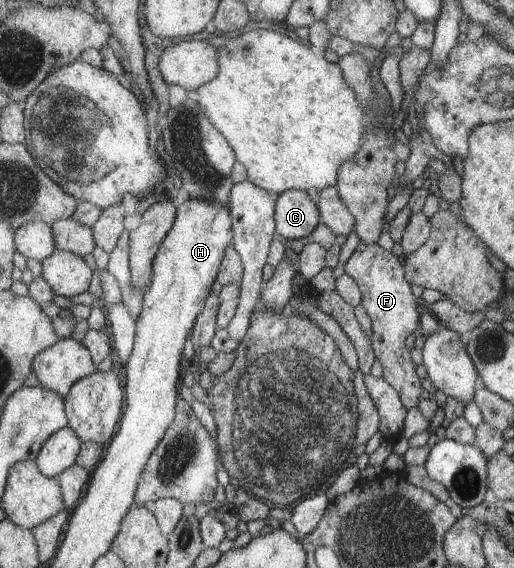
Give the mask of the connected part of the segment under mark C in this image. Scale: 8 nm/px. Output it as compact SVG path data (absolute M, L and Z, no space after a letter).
M291 189L275 197L275 233L283 241L306 238L321 224L317 205L306 191Z

